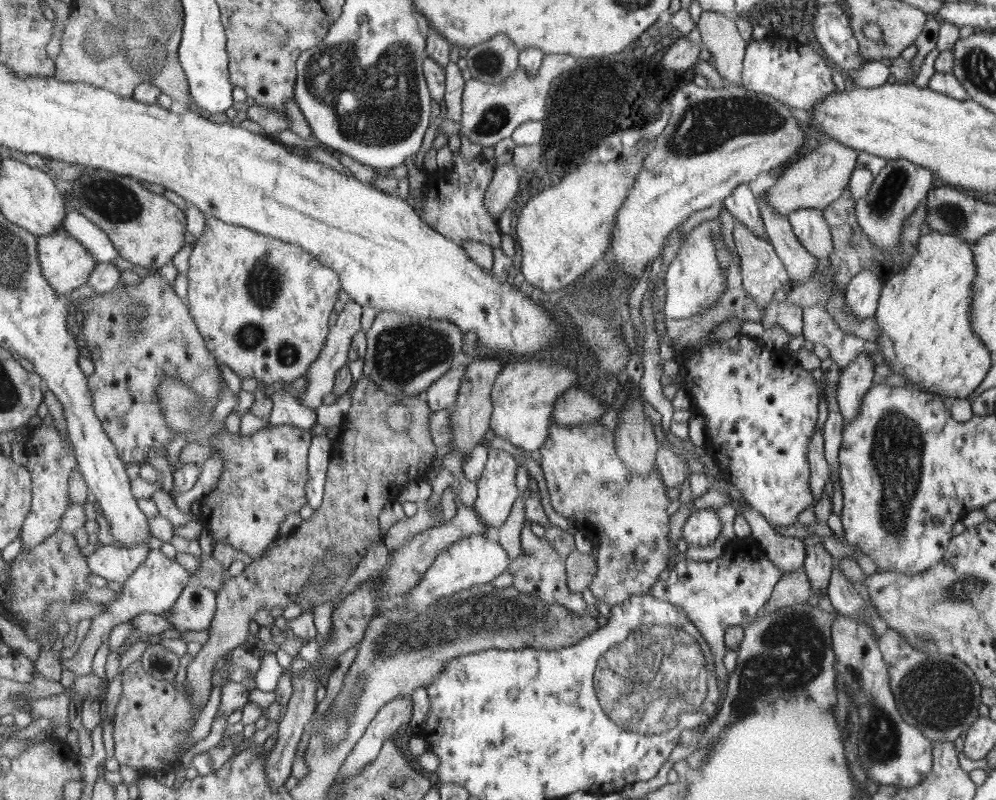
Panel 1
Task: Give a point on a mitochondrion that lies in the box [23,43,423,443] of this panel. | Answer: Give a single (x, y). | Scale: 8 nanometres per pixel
(115, 201)

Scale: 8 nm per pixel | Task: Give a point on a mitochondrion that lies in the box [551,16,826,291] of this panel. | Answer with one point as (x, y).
(704, 126)

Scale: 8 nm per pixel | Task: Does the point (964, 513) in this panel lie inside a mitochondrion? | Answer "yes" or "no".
no

